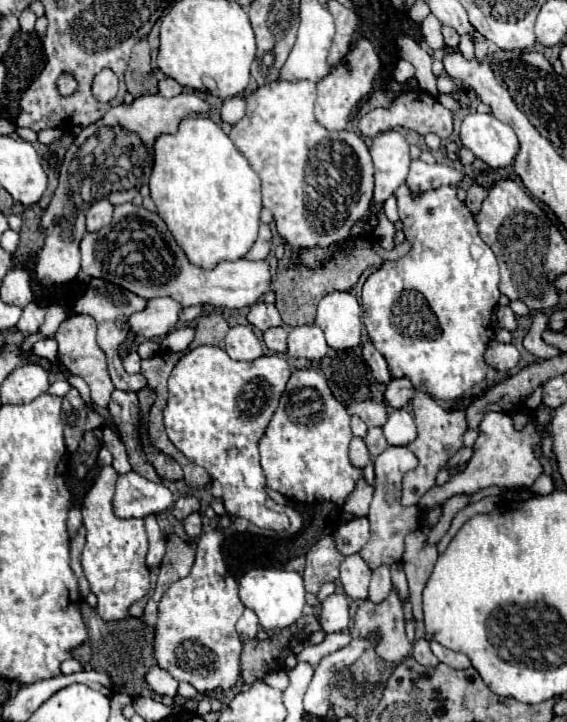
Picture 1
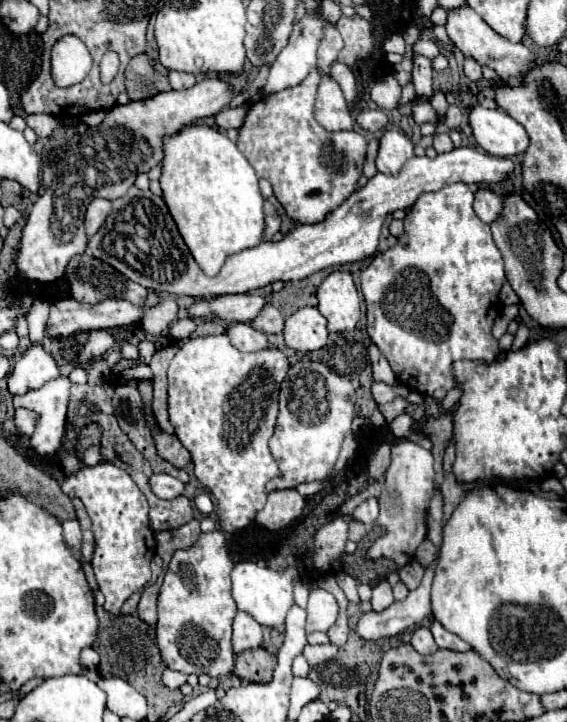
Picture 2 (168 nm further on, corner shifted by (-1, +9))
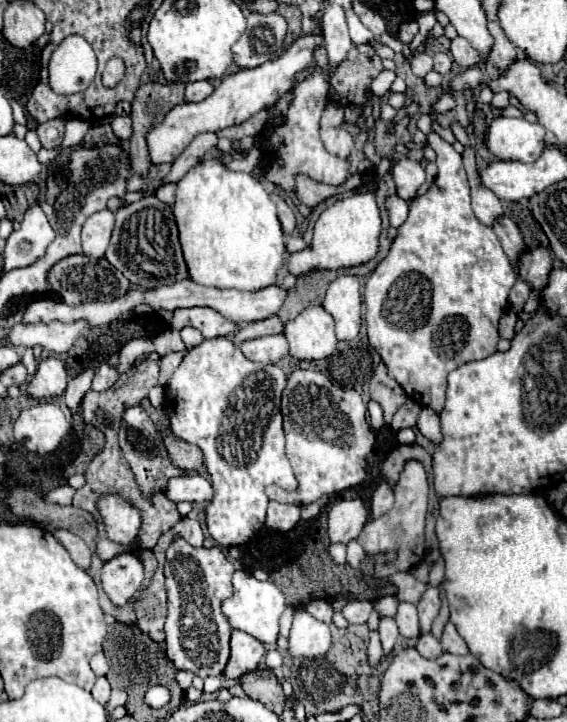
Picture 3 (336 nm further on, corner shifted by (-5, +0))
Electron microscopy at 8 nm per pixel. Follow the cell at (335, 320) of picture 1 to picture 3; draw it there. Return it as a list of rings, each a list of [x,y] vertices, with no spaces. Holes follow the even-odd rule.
[[[338,276],[330,284],[322,306],[336,322],[338,340],[354,340],[358,336],[362,322],[362,298],[356,276]]]

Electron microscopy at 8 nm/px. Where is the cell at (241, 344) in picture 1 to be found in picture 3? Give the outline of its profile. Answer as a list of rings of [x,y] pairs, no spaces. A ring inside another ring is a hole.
[[[284,334],[246,340],[246,342],[240,342],[238,348],[248,360],[260,362],[260,364],[276,364],[280,358],[288,354],[288,342]]]

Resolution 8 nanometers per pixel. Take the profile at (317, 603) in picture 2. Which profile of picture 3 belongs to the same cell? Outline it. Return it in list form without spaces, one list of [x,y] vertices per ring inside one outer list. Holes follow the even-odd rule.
[[[306,610],[296,612],[292,628],[290,628],[290,638],[288,638],[288,652],[292,656],[320,656],[326,654],[330,648],[330,624],[314,618]]]

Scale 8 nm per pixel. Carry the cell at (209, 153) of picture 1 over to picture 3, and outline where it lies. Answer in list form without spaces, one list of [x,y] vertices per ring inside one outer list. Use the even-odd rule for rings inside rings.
[[[222,158],[200,160],[176,184],[176,202],[172,210],[180,230],[180,244],[188,264],[188,272],[194,282],[202,286],[244,290],[260,290],[274,284],[276,272],[286,260],[284,234],[276,216],[276,206],[256,178],[246,172],[232,172]]]

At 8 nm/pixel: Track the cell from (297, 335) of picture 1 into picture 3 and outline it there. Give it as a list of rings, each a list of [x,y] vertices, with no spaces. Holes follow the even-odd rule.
[[[310,306],[284,328],[290,356],[296,360],[328,358],[336,350],[334,320],[322,306]]]

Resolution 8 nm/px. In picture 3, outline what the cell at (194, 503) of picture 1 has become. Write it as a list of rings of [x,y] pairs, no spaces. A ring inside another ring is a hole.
[[[132,406],[124,412],[124,420],[120,426],[120,448],[136,476],[138,486],[142,488],[144,494],[152,494],[156,490],[162,490],[164,484],[172,478],[172,476],[180,476],[184,474],[180,468],[170,464],[170,458],[166,454],[162,436],[156,428],[156,424],[150,420],[150,416],[142,410],[142,406]]]

